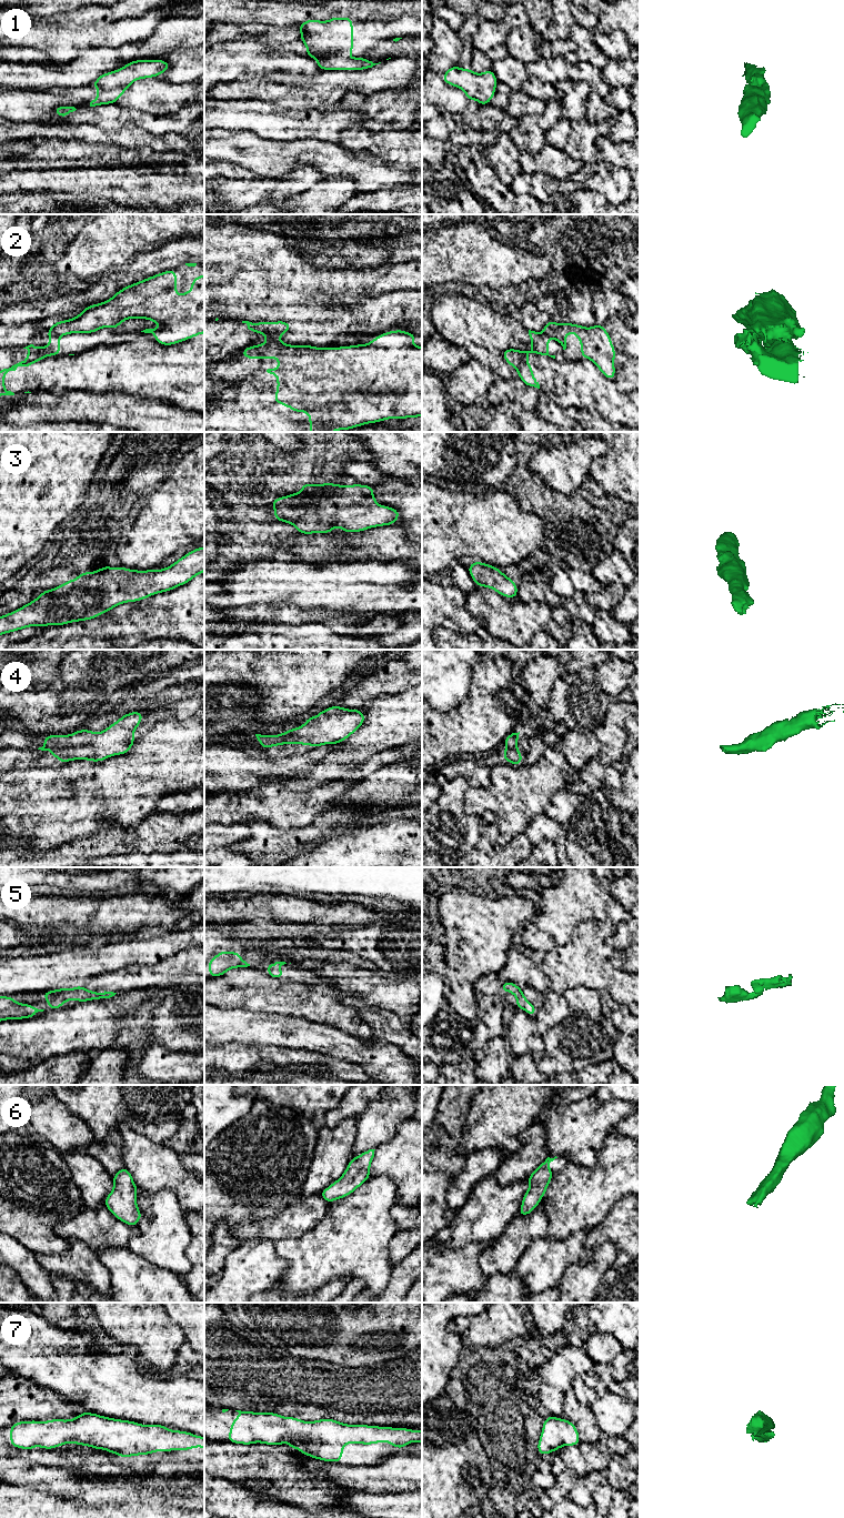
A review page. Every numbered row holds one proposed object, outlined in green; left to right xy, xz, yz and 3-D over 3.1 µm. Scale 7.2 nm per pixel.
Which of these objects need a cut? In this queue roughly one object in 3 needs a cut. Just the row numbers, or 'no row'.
2, 4

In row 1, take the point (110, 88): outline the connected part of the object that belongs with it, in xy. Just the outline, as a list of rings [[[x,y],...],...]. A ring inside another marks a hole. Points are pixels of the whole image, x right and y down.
[[[132,60],[120,69],[102,73],[92,83],[99,93],[90,107],[115,103],[132,82],[158,77],[169,69],[170,64],[164,60]]]

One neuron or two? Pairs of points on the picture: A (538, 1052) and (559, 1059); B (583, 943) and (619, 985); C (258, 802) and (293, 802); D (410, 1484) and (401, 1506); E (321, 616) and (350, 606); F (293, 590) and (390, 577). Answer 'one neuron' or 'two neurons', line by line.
A: two neurons
B: one neuron
C: one neuron
D: two neurons
E: two neurons
F: one neuron

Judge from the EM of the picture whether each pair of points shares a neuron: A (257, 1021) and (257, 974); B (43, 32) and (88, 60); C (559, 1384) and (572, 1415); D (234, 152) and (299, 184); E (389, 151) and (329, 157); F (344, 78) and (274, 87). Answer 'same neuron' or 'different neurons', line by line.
A: different neurons
B: different neurons
C: different neurons
D: different neurons
E: different neurons
F: same neuron

